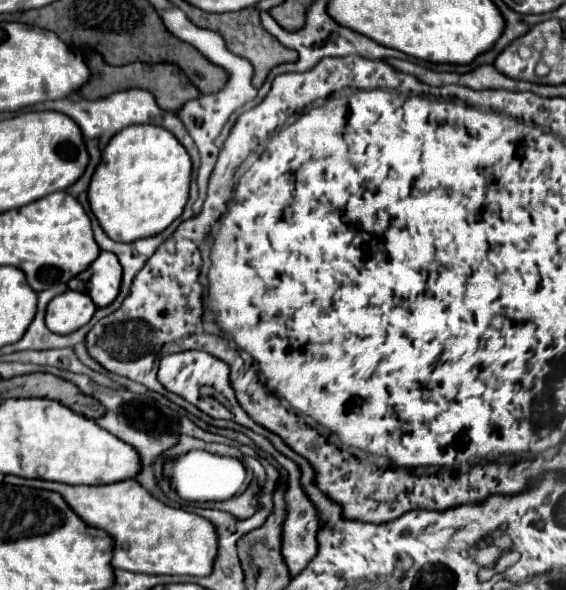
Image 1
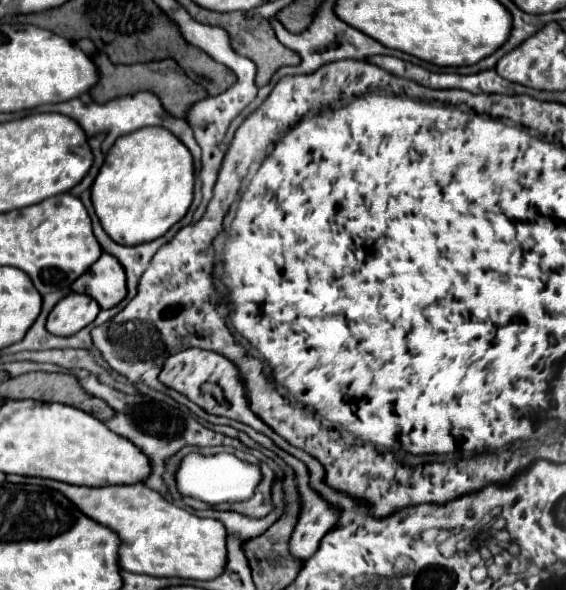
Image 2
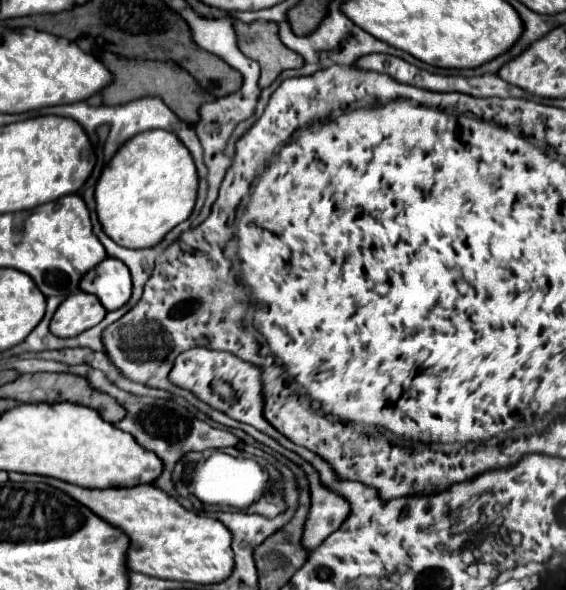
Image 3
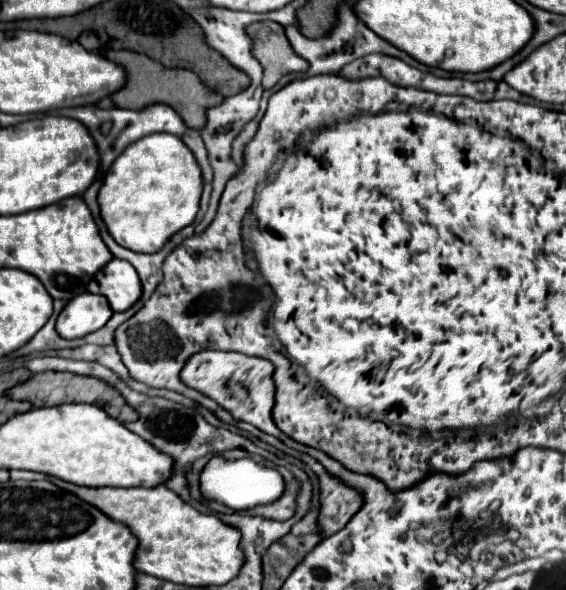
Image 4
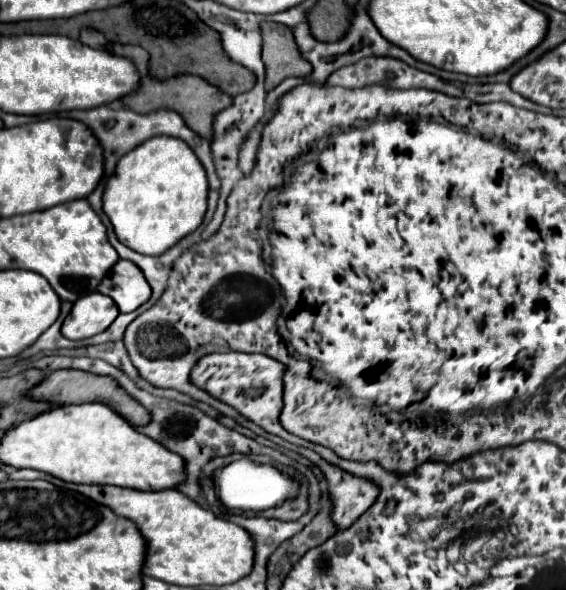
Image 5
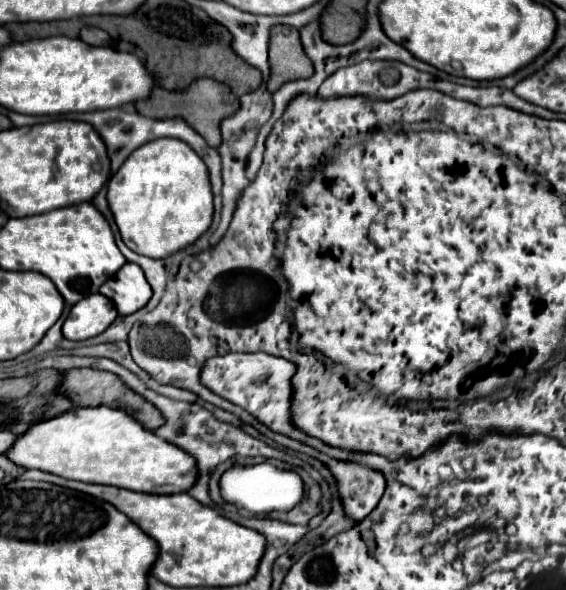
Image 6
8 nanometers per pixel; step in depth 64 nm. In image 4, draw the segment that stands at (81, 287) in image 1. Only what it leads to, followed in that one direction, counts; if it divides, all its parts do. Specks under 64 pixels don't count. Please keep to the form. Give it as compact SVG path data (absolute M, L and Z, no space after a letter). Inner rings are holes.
M116 258L96 274L96 278L88 284L88 290L106 296L114 312L132 308L142 296L140 278L136 276L132 264Z

